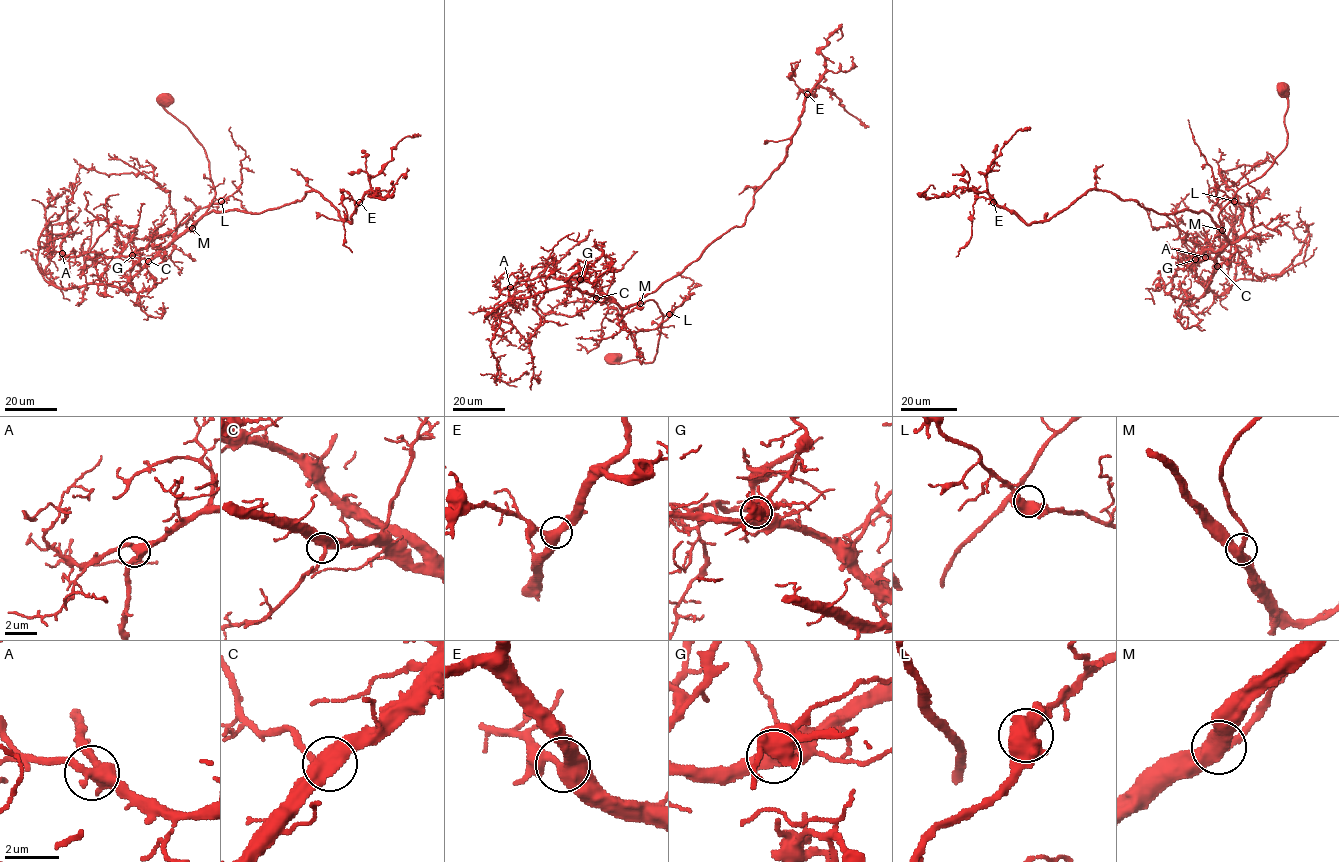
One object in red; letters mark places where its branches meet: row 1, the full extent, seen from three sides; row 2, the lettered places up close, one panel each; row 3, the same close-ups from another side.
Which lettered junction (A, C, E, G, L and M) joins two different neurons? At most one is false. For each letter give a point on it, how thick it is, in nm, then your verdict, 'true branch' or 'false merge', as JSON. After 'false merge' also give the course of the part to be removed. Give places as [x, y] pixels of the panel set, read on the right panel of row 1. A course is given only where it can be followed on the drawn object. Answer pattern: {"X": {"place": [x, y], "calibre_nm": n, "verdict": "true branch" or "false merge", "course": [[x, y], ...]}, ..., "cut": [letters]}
{"A": {"place": [1205, 257], "calibre_nm": 440, "verdict": "true branch"}, "C": {"place": [1217, 266], "calibre_nm": 400, "verdict": "true branch"}, "E": {"place": [993, 202], "calibre_nm": 440, "verdict": "true branch"}, "G": {"place": [1195, 259], "calibre_nm": 480, "verdict": "true branch"}, "L": {"place": [1234, 201], "calibre_nm": 480, "verdict": "true branch"}, "M": {"place": [1222, 230], "calibre_nm": 440, "verdict": "true branch"}, "cut": []}

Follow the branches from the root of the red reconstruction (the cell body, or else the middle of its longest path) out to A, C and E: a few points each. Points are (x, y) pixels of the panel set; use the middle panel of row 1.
A: (613, 358), (611, 363), (653, 361), (663, 317), (653, 300), (620, 307), (586, 281), (551, 277), (510, 287)
C: (613, 358), (611, 363), (652, 362), (663, 315), (653, 300), (620, 307), (604, 297), (596, 298)
E: (613, 358), (653, 361), (663, 315), (653, 300), (640, 300), (743, 225), (755, 192), (786, 155), (807, 94)

